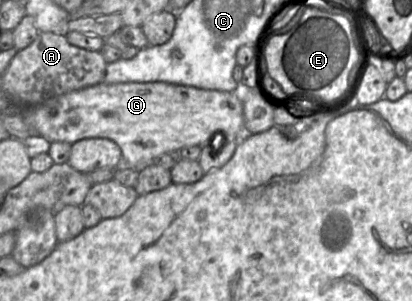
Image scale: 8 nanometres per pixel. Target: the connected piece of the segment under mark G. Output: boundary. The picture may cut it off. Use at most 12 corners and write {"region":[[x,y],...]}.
{"region":[[97,85],[21,110],[52,142],[107,138],[127,167],[215,134],[239,141],[234,92]]}

